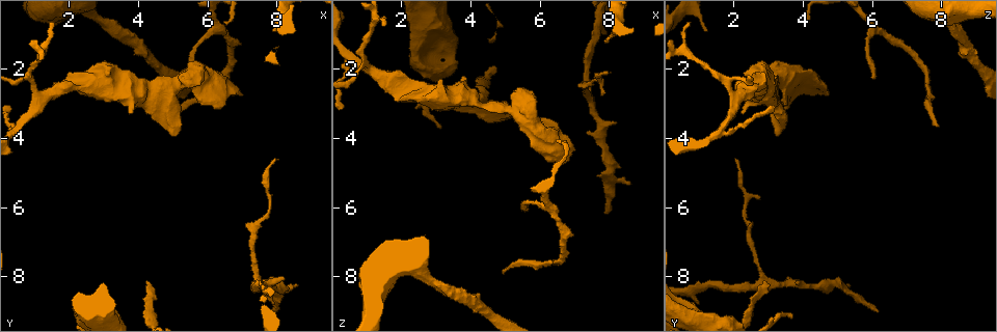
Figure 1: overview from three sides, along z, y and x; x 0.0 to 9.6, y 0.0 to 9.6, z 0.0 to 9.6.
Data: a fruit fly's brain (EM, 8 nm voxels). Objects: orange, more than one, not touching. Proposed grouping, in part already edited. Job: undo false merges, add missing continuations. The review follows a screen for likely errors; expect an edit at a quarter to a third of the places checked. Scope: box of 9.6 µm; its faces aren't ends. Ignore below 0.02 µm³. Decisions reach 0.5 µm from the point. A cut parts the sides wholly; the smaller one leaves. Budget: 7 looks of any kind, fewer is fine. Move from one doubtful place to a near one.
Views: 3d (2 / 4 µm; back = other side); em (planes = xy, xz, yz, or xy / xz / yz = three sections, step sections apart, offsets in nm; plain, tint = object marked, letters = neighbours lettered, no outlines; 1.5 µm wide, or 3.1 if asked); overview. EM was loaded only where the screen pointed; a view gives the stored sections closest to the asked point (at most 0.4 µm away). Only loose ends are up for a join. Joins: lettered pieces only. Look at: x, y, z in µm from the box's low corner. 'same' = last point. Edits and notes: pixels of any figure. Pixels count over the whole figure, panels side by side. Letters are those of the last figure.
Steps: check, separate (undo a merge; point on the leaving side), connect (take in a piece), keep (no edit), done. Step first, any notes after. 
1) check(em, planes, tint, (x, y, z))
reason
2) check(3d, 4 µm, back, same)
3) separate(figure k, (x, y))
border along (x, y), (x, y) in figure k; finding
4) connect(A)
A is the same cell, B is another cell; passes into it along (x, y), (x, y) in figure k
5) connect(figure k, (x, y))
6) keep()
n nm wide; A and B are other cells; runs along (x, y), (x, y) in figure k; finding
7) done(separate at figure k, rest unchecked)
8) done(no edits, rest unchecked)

check(em, planes, tint, (7.90, 9.05, 6.15))
free end

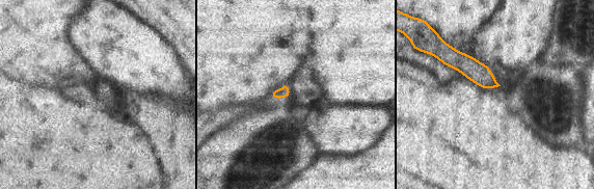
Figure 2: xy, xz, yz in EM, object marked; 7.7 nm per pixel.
check(em, planes, letters, same)

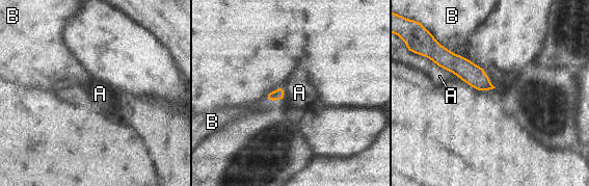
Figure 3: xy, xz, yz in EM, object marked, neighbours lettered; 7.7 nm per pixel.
keep()
A and B are other cells; runs along (440, 60), (456, 63), (489, 86) in figure 3; no lettered piece goes on from it

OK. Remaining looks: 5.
check(em, xz, step 4, tint, (6.45, 0.65, 4.05))
tapers out

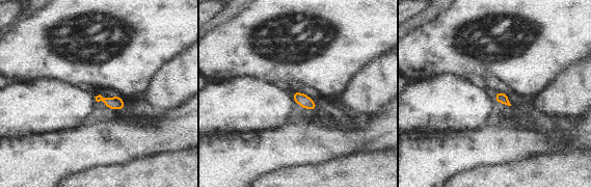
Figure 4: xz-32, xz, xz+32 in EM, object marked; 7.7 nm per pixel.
check(em, xy, step 8, letters, same)
another direction

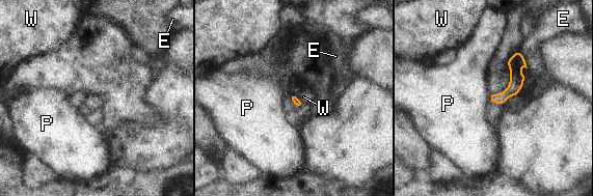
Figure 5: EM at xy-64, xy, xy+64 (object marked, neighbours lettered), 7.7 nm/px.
keep()
E touches over 160 nm; E, P and W are other cells; no lettered piece goes on from it

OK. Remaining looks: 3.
check(3d, 4 µm, (1.45, 0.70, 0.75))
branch stops here

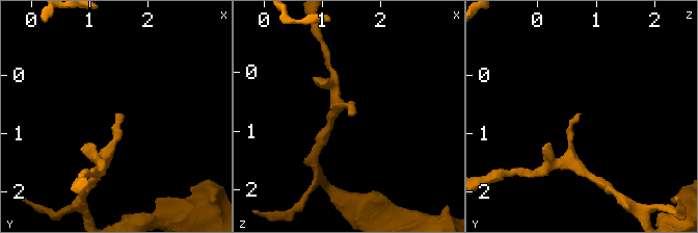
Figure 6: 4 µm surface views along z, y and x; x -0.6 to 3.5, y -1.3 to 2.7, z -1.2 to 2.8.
check(em, planes, tint, (1.45, 0.65, 0.80))

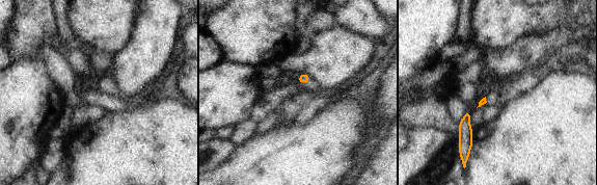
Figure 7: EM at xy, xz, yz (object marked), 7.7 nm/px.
check(em, planes, letters, same)
what lies round it

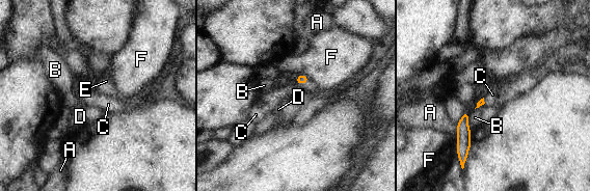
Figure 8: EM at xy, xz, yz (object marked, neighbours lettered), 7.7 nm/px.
connect(E)
E is the same cell, A, B, C, D and F are other cells; passes into it along (302, 79), (302, 83), (309, 87) in figure 8; it goes on there

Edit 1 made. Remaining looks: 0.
done(connect at figure 8, rest unchecked)

